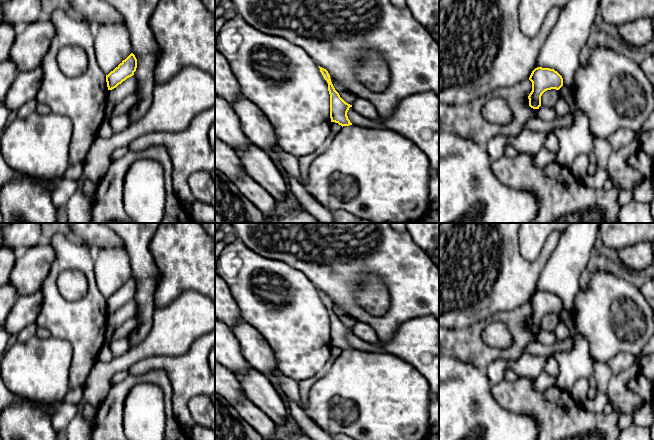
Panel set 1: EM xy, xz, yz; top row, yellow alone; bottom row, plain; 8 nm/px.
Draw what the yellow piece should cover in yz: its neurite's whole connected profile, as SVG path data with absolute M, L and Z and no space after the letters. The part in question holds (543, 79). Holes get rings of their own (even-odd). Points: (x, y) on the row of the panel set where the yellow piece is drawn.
M535 68L529 80L532 82L532 91L528 96L529 106L533 109L539 109L541 106L542 94L551 89L559 90L563 86L562 76L550 68Z

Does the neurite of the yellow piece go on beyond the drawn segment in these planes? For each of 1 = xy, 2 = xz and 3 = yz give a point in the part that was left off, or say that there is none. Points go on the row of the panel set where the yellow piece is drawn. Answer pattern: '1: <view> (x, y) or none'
1: none
2: none
3: none

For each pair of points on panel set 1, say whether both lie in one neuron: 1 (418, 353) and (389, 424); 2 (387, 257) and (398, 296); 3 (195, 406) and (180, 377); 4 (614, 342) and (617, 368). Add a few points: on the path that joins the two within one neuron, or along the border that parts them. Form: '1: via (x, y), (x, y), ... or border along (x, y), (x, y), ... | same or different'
1: border along (392, 355), (398, 356), (410, 363), (428, 383) | different
2: via (397, 267), (398, 286) | same
3: border along (204, 394), (189, 400), (189, 415), (194, 421) | different
4: border along (636, 356), (630, 353), (619, 352), (607, 362) | different

